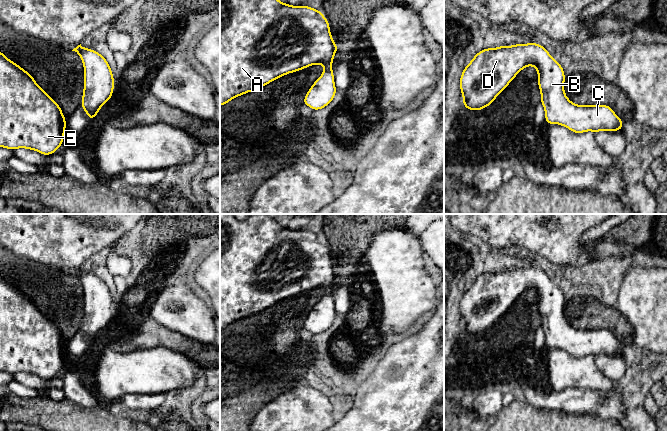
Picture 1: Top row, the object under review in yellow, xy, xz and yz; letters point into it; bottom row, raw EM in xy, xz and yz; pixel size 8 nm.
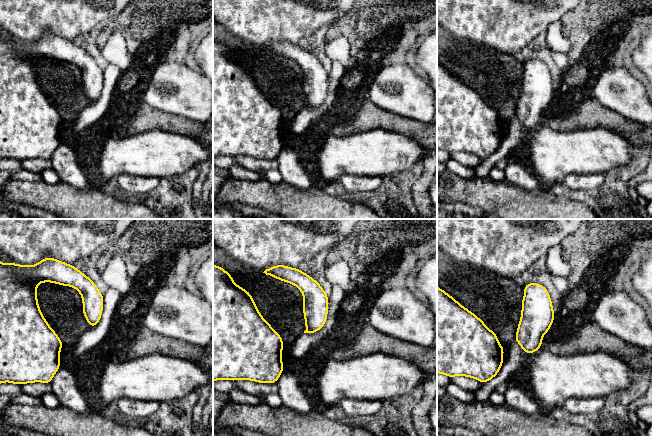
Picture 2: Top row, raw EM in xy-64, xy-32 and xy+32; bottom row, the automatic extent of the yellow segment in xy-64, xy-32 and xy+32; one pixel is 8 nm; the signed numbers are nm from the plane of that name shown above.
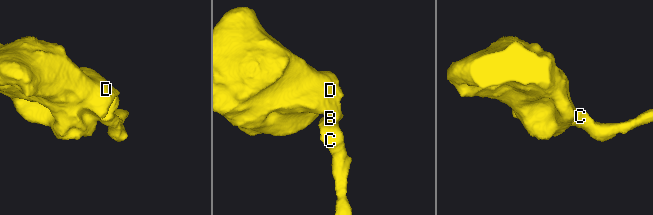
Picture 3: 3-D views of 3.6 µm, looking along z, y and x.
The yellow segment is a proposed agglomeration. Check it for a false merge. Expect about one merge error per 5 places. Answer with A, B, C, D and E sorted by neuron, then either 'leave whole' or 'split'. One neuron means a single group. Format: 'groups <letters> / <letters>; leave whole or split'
groups A B C D E; leave whole

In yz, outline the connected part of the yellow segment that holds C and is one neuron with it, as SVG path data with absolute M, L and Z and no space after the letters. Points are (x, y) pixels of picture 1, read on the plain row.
M538 267L499 270L479 275L463 293L459 309L463 329L468 334L478 335L486 332L509 309L516 299L527 290L535 290L538 297L538 310L541 328L545 333L547 349L559 348L572 356L580 358L586 355L597 357L601 354L615 356L623 353L623 345L608 329L576 329L564 316L565 298L562 290Z

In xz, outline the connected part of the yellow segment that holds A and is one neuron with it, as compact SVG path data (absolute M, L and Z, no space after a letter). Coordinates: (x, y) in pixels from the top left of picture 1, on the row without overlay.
M220 214L220 330L286 298L323 288L324 295L305 319L303 328L312 334L325 332L337 314L332 286L338 273L321 235L282 227L266 214L251 214L242 220L234 214Z

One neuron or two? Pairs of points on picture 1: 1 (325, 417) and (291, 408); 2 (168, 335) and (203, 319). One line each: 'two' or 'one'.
1: one
2: two

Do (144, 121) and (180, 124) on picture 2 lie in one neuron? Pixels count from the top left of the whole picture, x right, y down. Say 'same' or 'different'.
same

